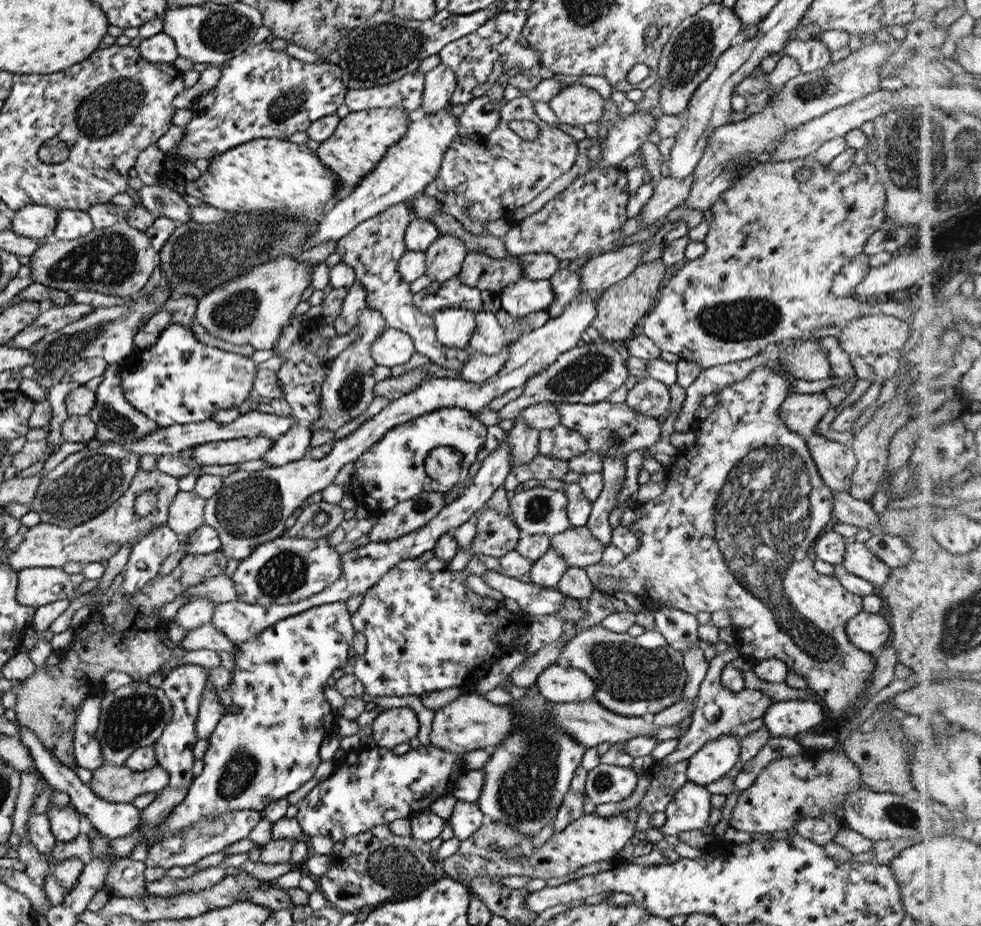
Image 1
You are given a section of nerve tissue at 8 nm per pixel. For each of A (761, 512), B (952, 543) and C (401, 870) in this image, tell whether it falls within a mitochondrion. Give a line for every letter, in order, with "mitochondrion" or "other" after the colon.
A: mitochondrion
B: other
C: mitochondrion

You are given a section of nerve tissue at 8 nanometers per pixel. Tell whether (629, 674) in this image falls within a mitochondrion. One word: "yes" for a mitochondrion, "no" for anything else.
yes

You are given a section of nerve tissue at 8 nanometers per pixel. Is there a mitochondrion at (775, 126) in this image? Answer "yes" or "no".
yes

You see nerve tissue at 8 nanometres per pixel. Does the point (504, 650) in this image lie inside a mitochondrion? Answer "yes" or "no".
no

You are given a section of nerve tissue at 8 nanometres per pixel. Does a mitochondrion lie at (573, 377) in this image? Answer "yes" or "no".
yes

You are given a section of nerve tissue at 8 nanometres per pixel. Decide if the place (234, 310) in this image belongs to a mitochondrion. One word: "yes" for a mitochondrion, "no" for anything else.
yes

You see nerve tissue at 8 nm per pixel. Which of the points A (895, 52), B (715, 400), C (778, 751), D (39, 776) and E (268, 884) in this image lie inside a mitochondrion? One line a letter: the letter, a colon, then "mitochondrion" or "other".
A: other
B: other
C: other
D: other
E: other

